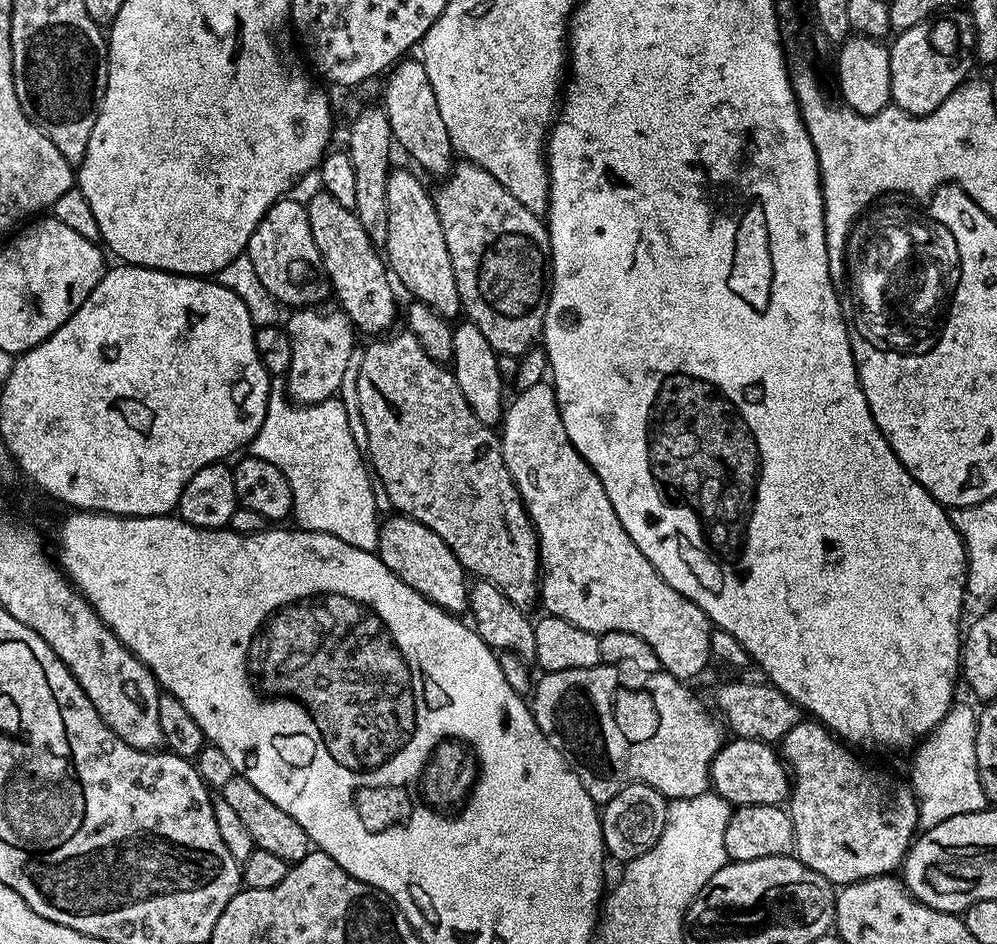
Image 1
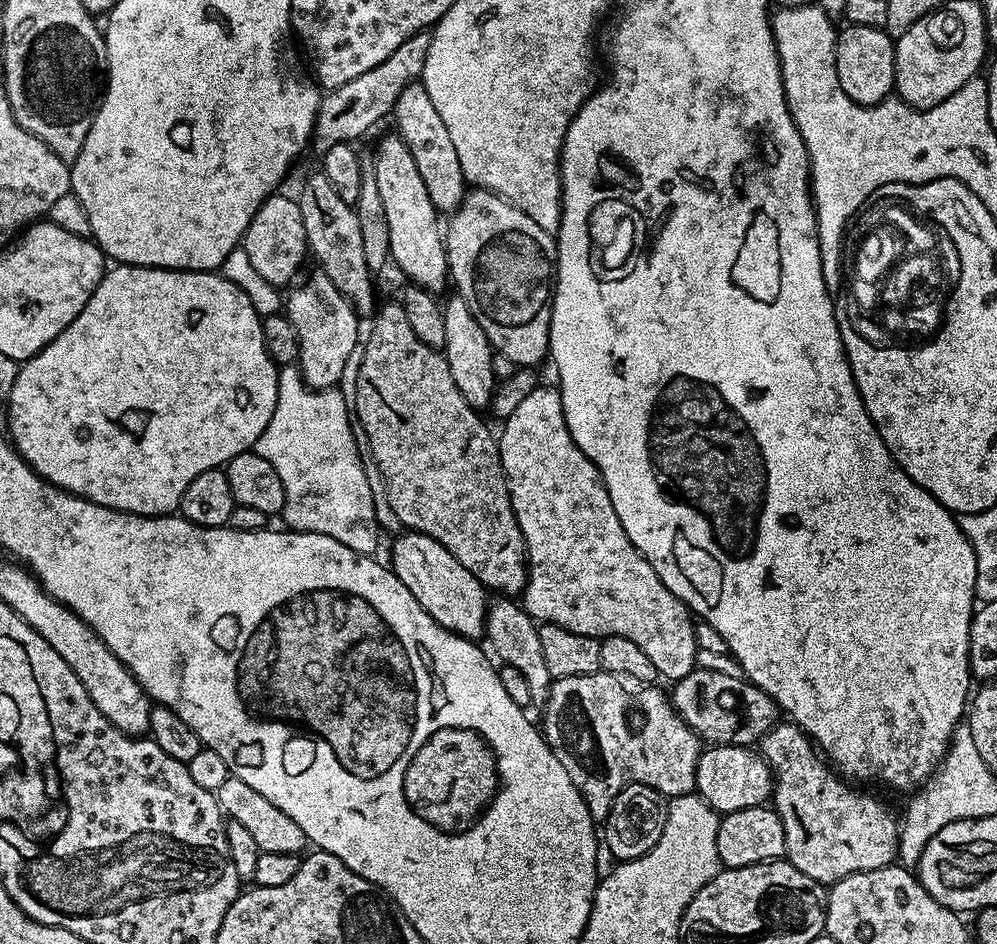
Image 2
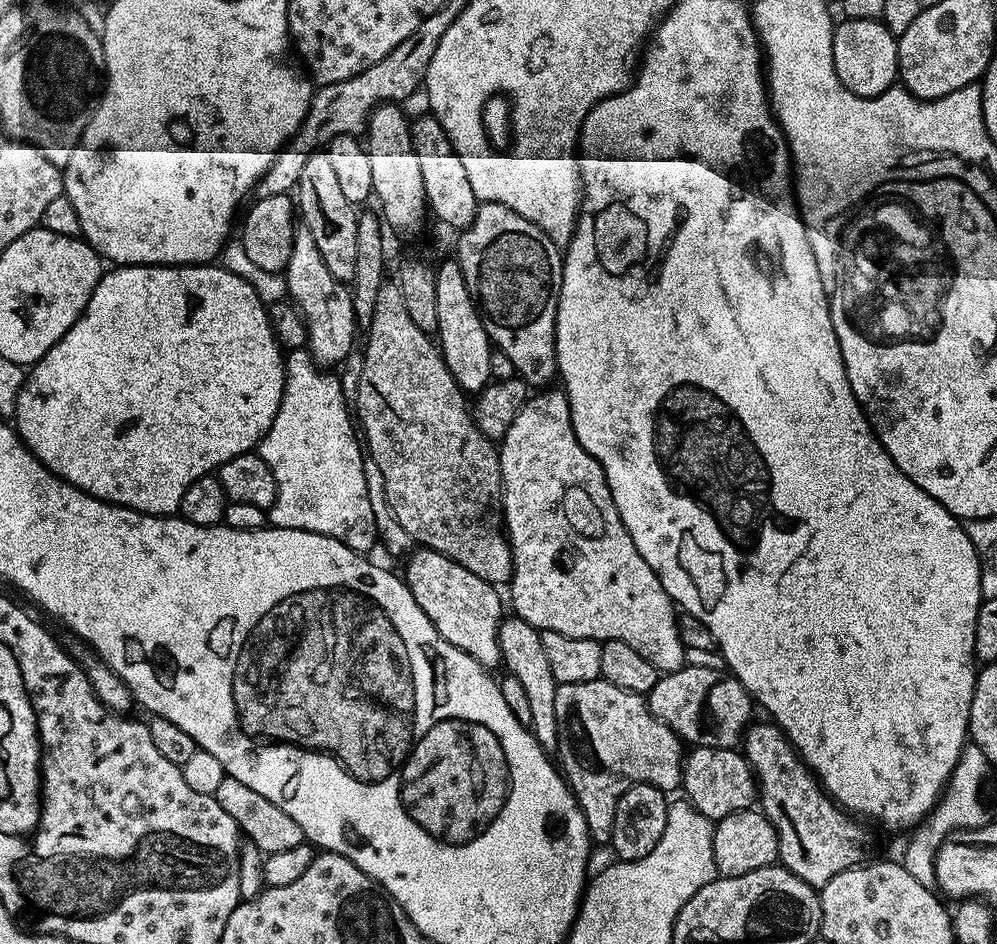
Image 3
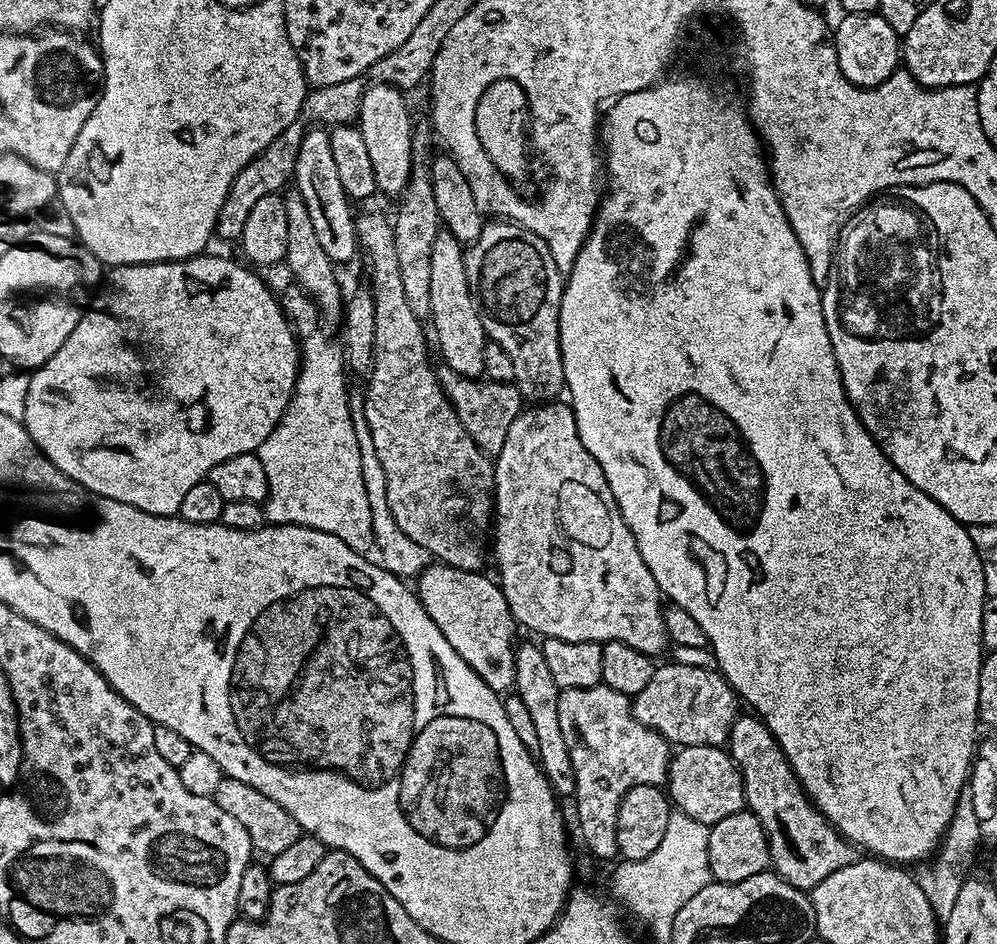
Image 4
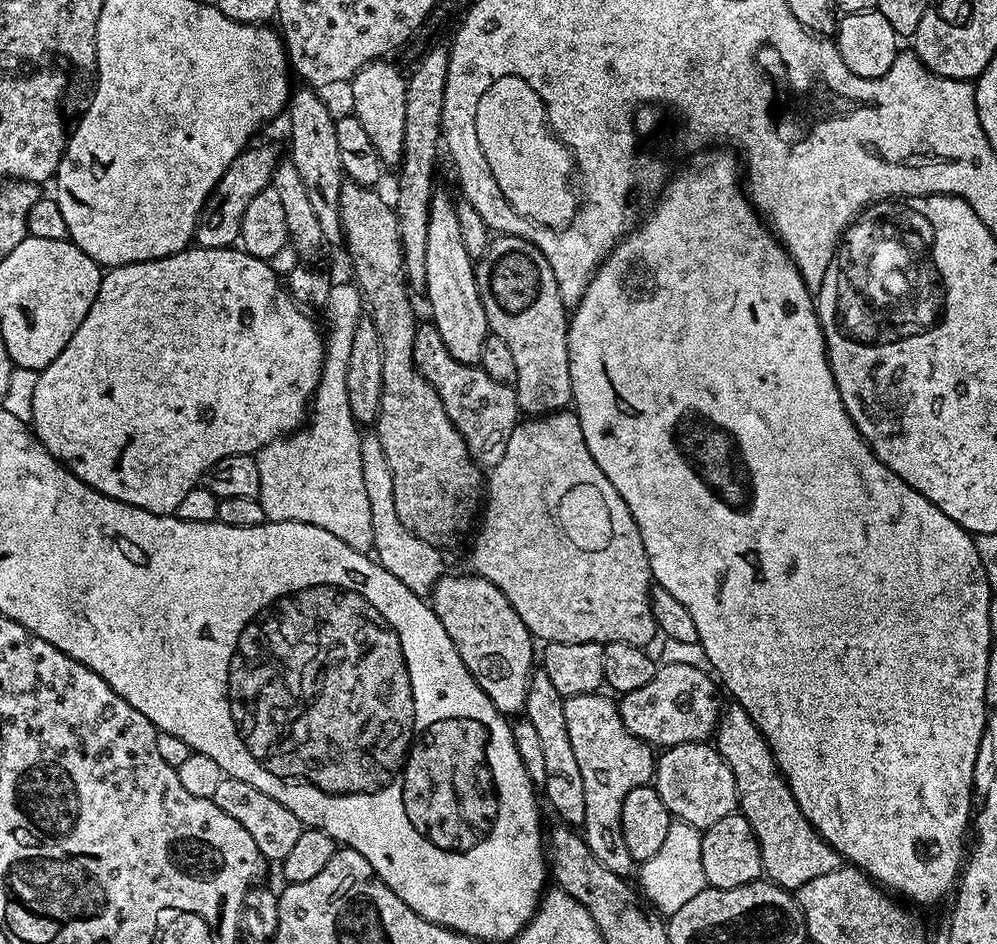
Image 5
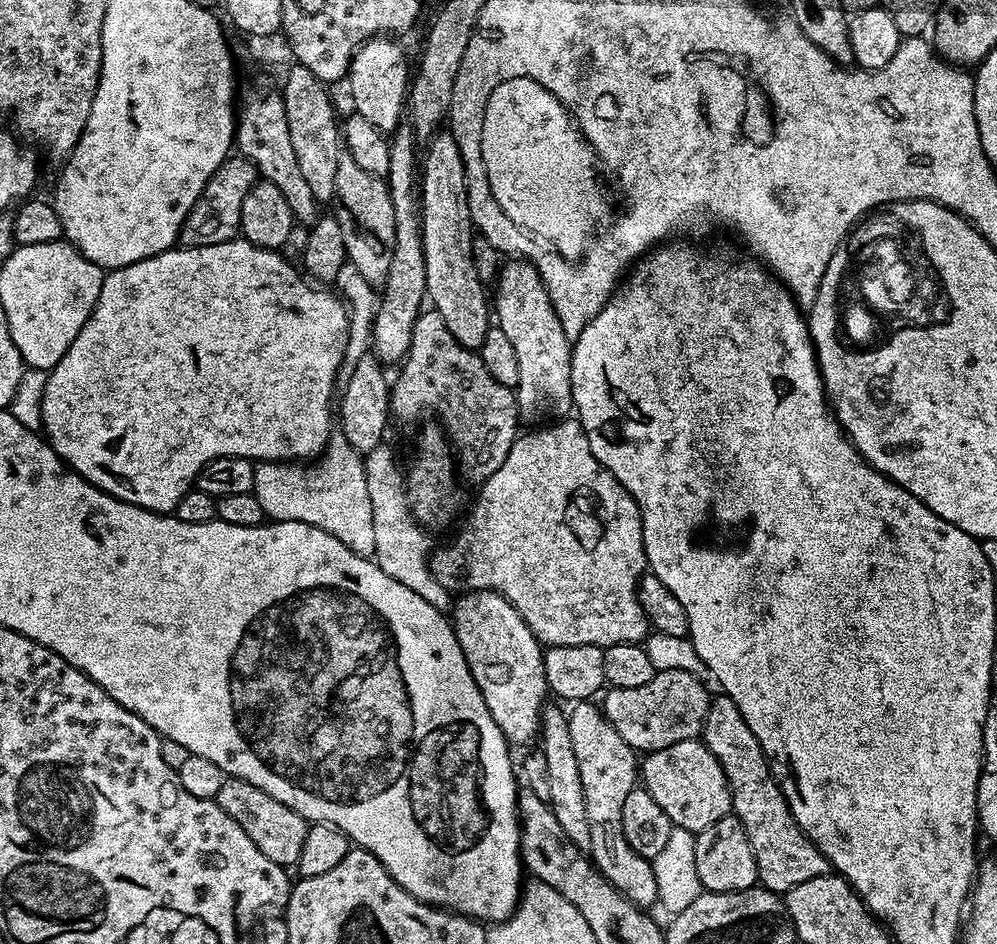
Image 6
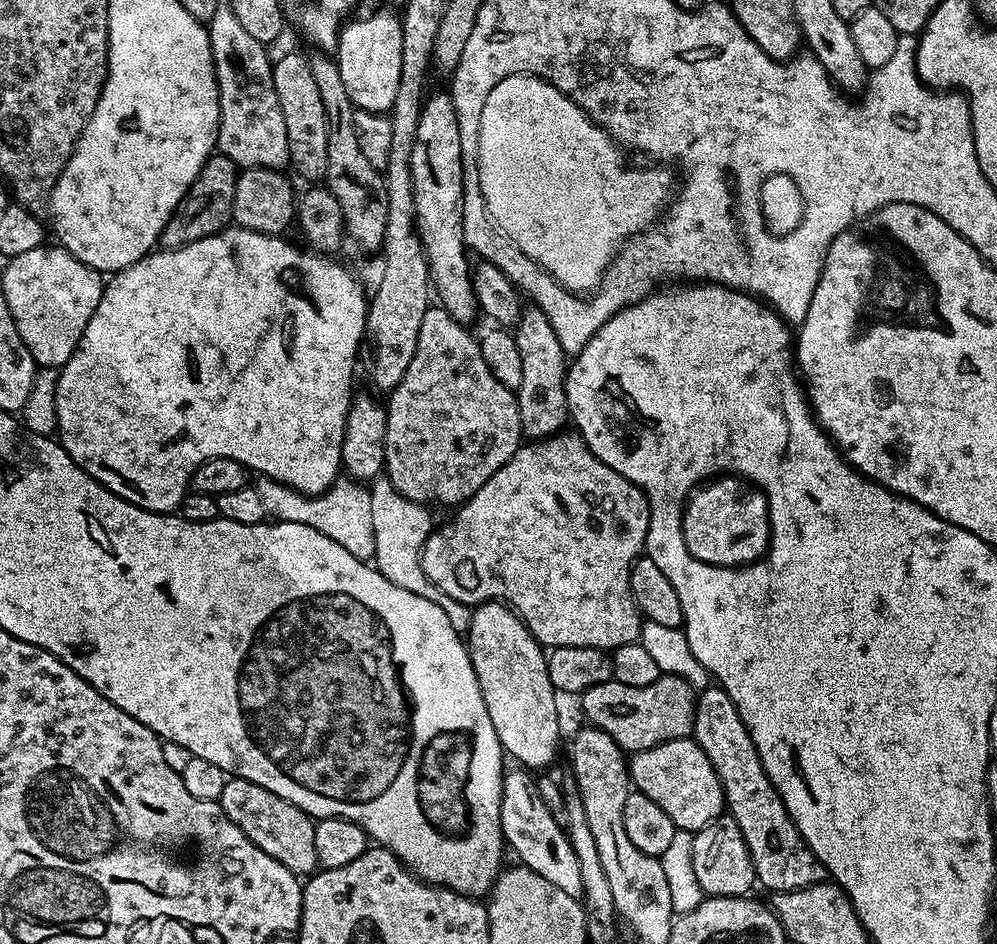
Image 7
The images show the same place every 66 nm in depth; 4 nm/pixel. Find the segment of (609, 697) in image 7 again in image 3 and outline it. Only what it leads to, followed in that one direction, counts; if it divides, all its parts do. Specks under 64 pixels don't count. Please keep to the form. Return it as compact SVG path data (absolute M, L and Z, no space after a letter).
M688 664L676 672L665 672L647 692L646 699L648 709L666 726L670 726L670 730L674 730L685 745L697 748L736 748L741 743L745 728L753 719L752 696L731 672L719 668Z

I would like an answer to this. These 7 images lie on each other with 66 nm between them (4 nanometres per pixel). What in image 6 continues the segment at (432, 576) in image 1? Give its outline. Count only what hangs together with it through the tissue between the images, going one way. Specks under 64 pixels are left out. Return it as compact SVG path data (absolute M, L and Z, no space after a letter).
M466 592L455 597L450 609L452 631L468 663L470 674L486 702L486 710L502 730L509 745L528 744L537 739L540 731L540 712L549 695L548 683L544 677L544 653L535 634L526 626L526 622L514 610L514 606L504 596L496 592Z

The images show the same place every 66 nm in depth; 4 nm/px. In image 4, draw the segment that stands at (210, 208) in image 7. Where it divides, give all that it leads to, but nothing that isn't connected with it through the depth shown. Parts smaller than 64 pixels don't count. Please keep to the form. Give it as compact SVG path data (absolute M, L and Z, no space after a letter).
M358 79L338 82L325 88L312 88L300 111L300 119L290 122L290 126L286 126L286 130L282 130L282 134L278 134L278 138L274 138L274 142L270 142L266 150L262 150L262 154L246 162L246 166L242 166L242 170L234 178L226 194L226 202L222 202L222 210L216 219L215 235L224 240L239 241L242 230L246 230L246 218L250 218L250 210L254 210L258 198L275 196L289 187L296 171L298 150L304 141L306 126L313 122L320 126L353 123L360 115L365 87L365 81Z

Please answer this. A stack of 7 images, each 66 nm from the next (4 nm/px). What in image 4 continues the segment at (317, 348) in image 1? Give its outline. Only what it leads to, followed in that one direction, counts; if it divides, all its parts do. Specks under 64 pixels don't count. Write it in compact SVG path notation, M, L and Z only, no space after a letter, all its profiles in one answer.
M290 188L285 191L284 205L286 206L286 254L285 260L290 266L295 281L302 285L312 296L316 308L320 311L325 321L339 321L345 314L345 295L334 271L336 266L326 254L315 234L310 213L307 211L306 202L303 201L299 191Z

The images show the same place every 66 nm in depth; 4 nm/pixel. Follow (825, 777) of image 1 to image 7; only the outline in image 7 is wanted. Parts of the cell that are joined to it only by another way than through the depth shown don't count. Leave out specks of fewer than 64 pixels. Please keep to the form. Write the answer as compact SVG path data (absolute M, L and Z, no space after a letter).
M709 686L697 695L692 736L696 744L706 750L706 758L710 758L710 766L714 766L722 782L727 815L732 816L734 822L738 822L738 830L742 830L759 887L769 888L769 893L775 894L825 883L822 862L818 862L794 826L758 758L754 742L734 702L730 702L730 694L726 694L724 688Z

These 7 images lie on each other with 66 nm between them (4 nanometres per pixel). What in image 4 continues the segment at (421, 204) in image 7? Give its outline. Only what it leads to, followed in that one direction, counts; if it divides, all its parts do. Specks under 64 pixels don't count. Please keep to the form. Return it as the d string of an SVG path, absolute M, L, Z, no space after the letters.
M441 230L434 238L434 251L430 254L430 328L436 331L436 344L440 347L443 367L463 376L484 376L484 327L476 299L472 297L470 282L466 278L465 245L454 234Z

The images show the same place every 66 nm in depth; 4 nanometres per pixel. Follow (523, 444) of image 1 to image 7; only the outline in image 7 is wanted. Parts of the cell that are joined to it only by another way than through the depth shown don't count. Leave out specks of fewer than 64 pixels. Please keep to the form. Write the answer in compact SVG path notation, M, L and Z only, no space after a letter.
M564 430L557 435L549 436L547 440L533 440L517 448L515 454L470 499L459 505L455 512L456 517L445 528L437 527L430 533L420 555L426 578L430 578L430 582L434 582L438 590L469 606L489 602L507 604L527 626L532 637L548 650L562 646L590 646L611 650L623 644L634 644L639 641L642 617L630 594L630 574L632 564L639 560L643 553L652 509L648 507L644 491L634 482L622 478L622 474L610 470L610 466L603 464L575 431Z

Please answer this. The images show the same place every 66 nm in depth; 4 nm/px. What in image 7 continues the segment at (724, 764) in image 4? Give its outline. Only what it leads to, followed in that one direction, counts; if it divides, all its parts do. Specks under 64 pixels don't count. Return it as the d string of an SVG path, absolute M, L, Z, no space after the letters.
M695 739L662 742L650 750L635 753L628 764L628 774L631 787L651 798L679 831L695 834L725 815L722 782L714 766L710 766L706 750L702 750Z

